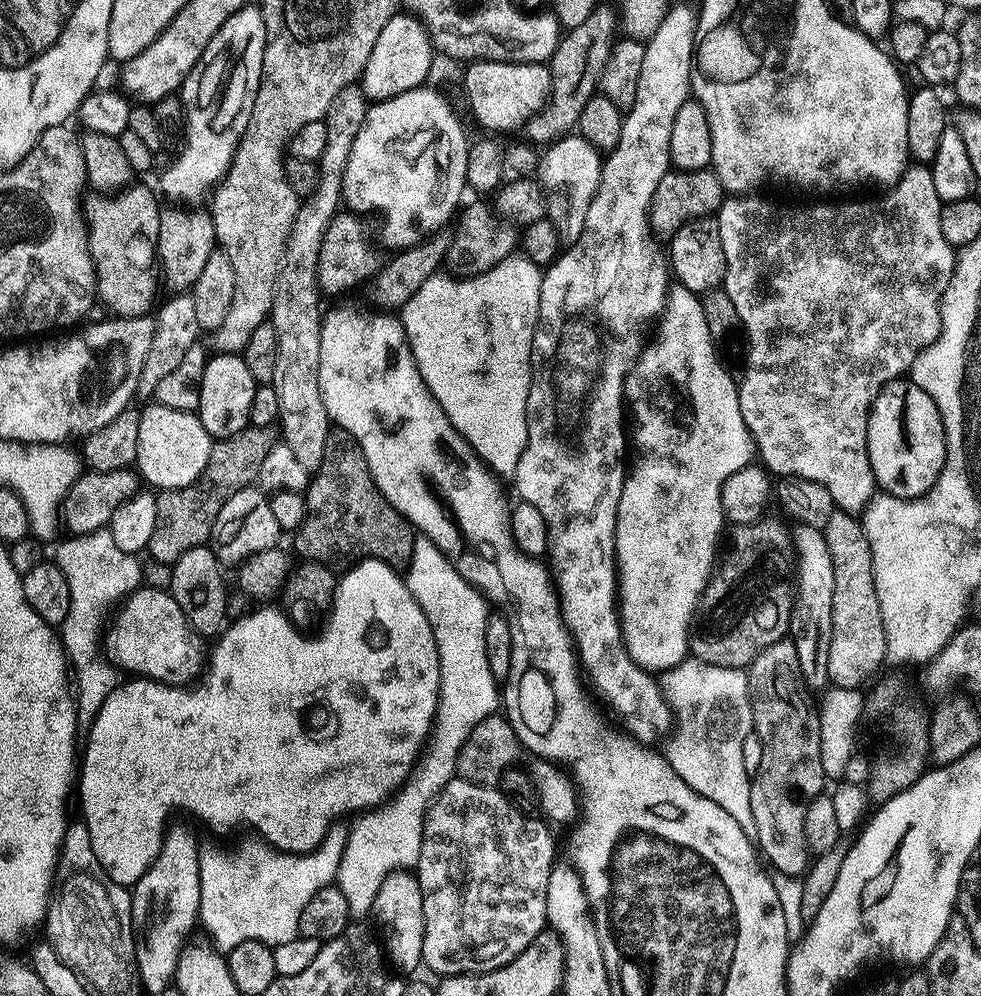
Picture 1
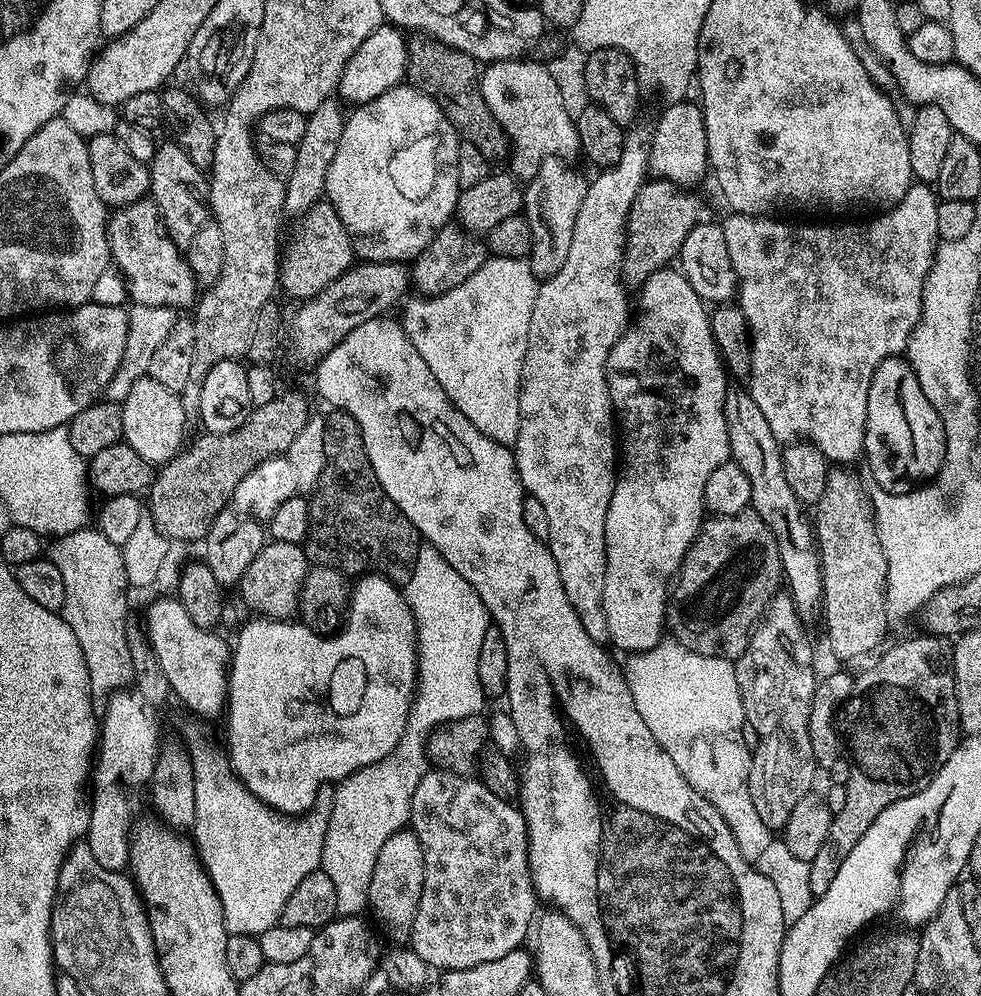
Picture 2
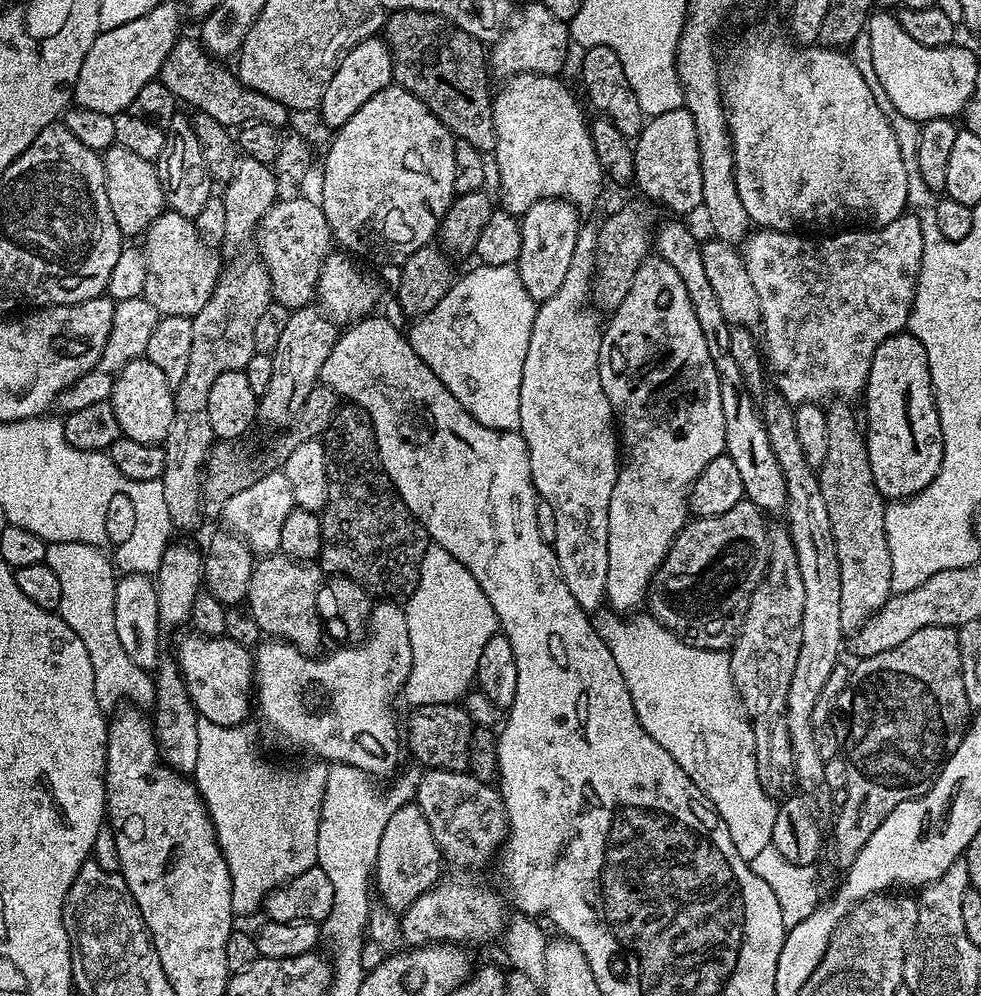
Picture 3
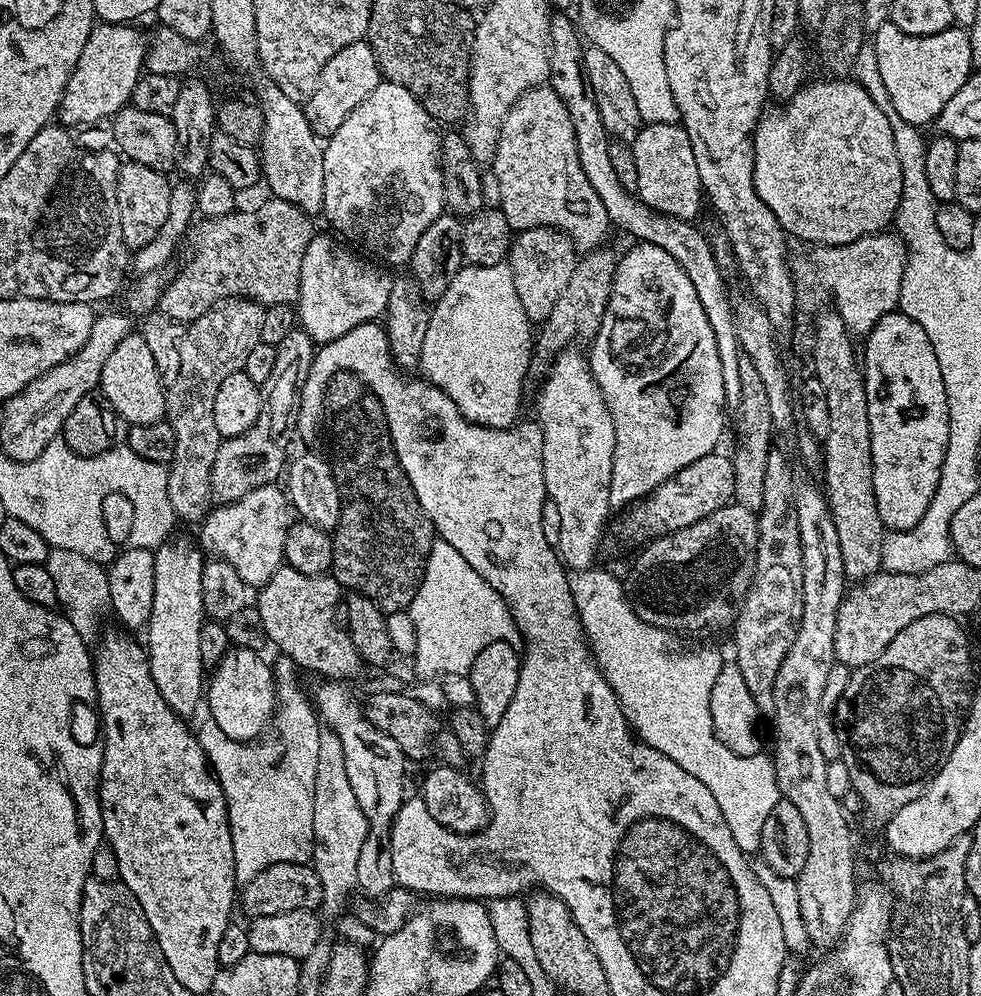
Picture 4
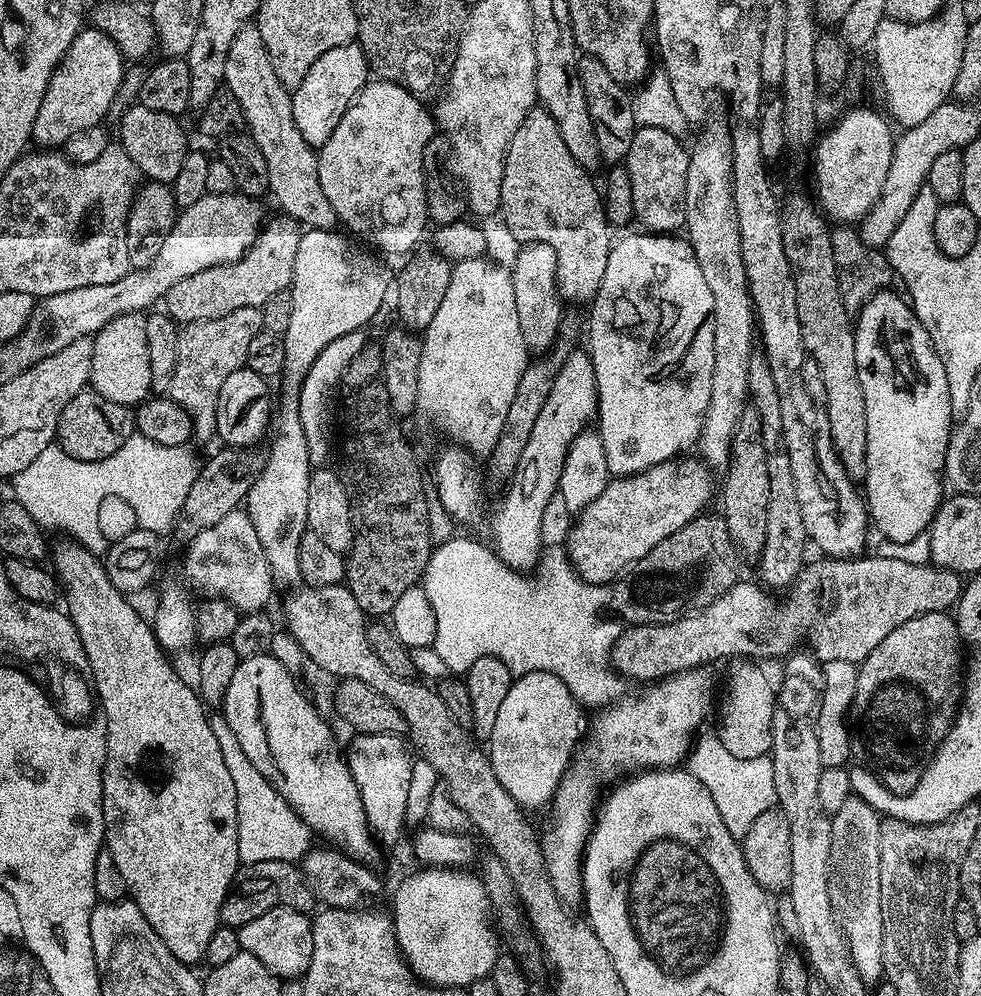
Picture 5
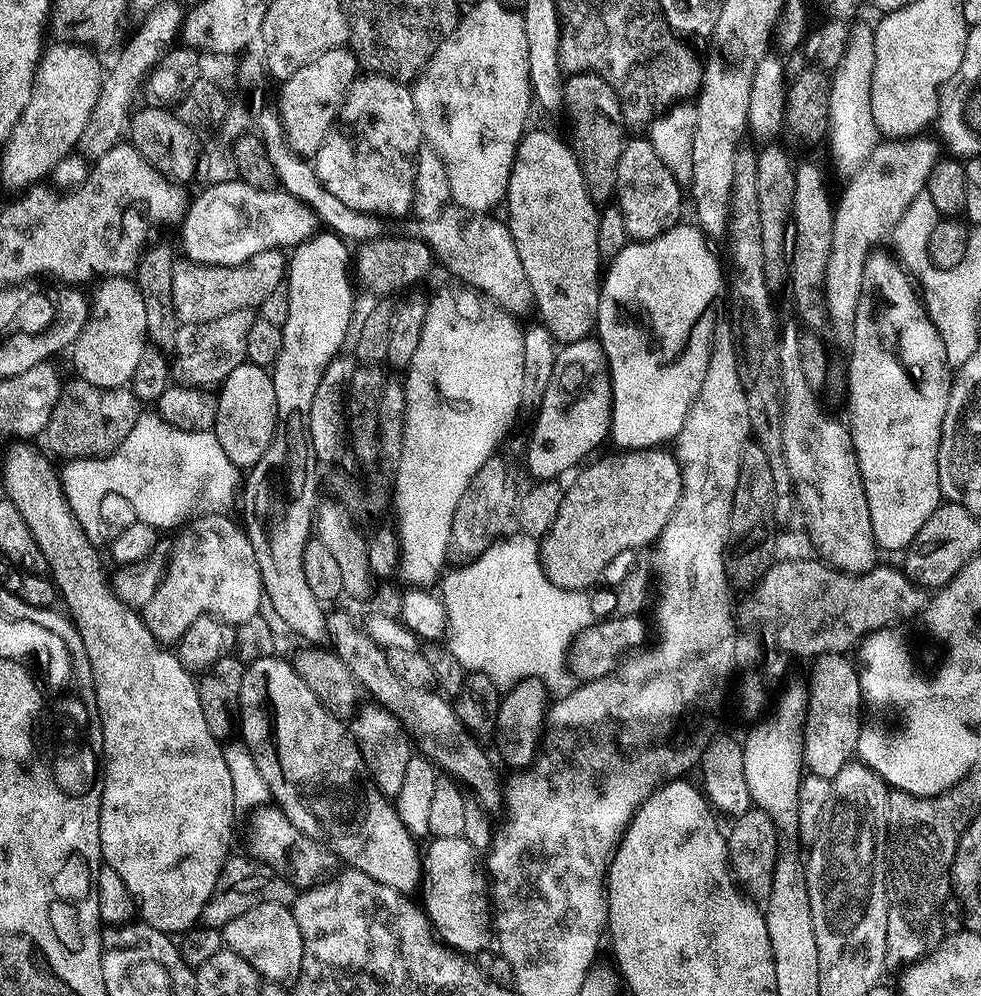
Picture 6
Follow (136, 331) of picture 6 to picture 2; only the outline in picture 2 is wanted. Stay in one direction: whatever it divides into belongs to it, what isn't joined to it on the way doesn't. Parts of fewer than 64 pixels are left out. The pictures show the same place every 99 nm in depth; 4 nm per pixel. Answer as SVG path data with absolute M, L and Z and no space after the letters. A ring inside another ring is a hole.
M149 375L141 376L134 382L134 386L130 386L130 394L126 394L126 398L120 404L120 413L124 431L123 443L138 450L138 454L142 454L146 462L154 466L163 466L181 451L185 443L184 401L177 393L166 390L162 382L152 379Z

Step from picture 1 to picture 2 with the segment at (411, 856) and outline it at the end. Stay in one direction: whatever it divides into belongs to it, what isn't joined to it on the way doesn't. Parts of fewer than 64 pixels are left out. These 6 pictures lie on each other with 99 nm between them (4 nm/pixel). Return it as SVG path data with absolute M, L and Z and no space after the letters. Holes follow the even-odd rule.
M421 546L418 550L412 576L403 585L402 591L412 611L412 617L416 619L416 690L398 746L394 746L394 750L386 758L359 768L335 785L332 813L320 862L322 871L330 878L330 882L334 882L336 914L340 918L360 916L368 908L368 891L370 878L374 874L374 862L378 862L378 854L384 851L386 838L401 831L409 823L414 790L418 790L418 782L422 782L424 773L429 771L430 761L426 755L426 745L433 728L485 711L483 708L486 697L478 682L478 654L482 647L482 638L486 638L486 630L490 627L490 617L482 598L472 589L470 582L466 582L466 578L458 574L458 570L446 563L440 551L431 546Z

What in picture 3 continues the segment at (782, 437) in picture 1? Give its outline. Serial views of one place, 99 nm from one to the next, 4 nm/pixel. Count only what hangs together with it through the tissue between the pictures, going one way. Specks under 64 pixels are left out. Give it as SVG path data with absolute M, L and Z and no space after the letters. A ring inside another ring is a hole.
M913 214L899 216L881 228L867 230L840 230L835 234L797 234L796 232L773 232L756 230L743 241L742 255L746 274L750 274L750 282L754 282L754 290L758 294L760 307L759 331L762 333L762 352L766 357L769 369L776 371L776 388L779 399L787 400L793 406L801 404L819 404L827 402L852 402L852 399L863 393L870 374L870 366L874 358L874 350L886 342L886 338L897 336L908 326L908 315L912 312L912 303L916 293L916 279L922 266L922 229L919 219Z

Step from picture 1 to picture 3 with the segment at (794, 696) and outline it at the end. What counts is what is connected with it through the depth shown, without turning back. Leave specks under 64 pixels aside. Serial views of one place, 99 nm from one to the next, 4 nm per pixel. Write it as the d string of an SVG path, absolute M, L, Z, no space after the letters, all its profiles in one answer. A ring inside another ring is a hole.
M769 527L768 542L768 568L764 580L749 598L744 621L741 623L735 643L730 648L730 670L736 683L736 695L740 697L740 703L752 725L758 782L768 796L784 798L797 787L790 730L786 730L786 692L790 690L790 678L794 678L794 662L798 662L798 646L802 646L802 605L806 603L806 589L802 587L802 570L798 570L798 554L794 550L794 542L787 527Z

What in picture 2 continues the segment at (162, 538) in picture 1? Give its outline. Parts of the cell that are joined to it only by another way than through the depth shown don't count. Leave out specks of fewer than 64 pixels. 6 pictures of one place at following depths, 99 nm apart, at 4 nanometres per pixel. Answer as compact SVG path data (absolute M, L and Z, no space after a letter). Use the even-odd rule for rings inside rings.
M288 392L285 396L284 393L276 395L273 400L266 402L266 406L253 407L248 420L242 422L242 426L238 426L238 430L205 431L204 436L198 437L192 445L189 443L173 460L169 460L157 471L150 489L150 495L152 495L150 518L156 523L156 528L172 542L176 542L176 540L203 541L214 518L218 518L218 514L225 511L226 505L231 501L238 482L242 482L242 478L246 478L246 474L250 474L250 470L254 470L254 466L275 456L285 455L290 442L294 442L294 438L298 438L298 434L302 434L309 419L307 398L300 392Z

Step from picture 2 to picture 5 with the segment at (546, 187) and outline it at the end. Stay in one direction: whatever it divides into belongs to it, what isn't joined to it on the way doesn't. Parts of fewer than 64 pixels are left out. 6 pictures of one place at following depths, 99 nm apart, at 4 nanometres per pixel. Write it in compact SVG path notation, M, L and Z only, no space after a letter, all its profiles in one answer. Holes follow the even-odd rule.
M525 243L524 248L510 264L512 281L514 282L514 303L518 309L518 326L522 330L522 338L526 342L529 353L543 354L556 343L560 332L560 292L556 289L556 271L558 270L558 254L554 254L554 246L549 244Z

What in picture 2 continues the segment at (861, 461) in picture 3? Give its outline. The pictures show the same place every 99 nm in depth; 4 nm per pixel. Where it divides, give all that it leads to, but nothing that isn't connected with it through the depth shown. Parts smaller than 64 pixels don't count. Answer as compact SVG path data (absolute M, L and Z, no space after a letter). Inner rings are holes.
M840 466L829 471L826 490L822 490L822 498L814 506L814 531L820 549L820 569L824 572L822 616L824 612L828 648L840 660L856 660L867 652L875 653L888 632L888 575L868 488L860 485L854 473L844 471L848 470Z

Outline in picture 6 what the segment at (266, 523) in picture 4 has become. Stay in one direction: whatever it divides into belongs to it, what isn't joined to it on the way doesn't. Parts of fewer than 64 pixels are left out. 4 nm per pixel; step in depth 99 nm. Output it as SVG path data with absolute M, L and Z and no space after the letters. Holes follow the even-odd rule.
M204 516L201 520L196 521L180 538L180 542L176 546L176 550L168 563L168 570L165 573L163 582L158 586L158 590L154 590L154 598L150 598L150 602L146 602L146 606L142 609L142 615L146 626L156 639L161 642L179 641L182 634L186 634L186 630L190 630L190 626L194 623L194 618L202 618L203 616L218 616L222 620L228 621L230 624L241 624L246 622L246 618L257 615L261 611L262 605L265 603L264 587L262 586L262 574L258 574L258 558L254 558L254 546L250 546L250 538L248 533L244 531L239 523L236 524L228 516Z

